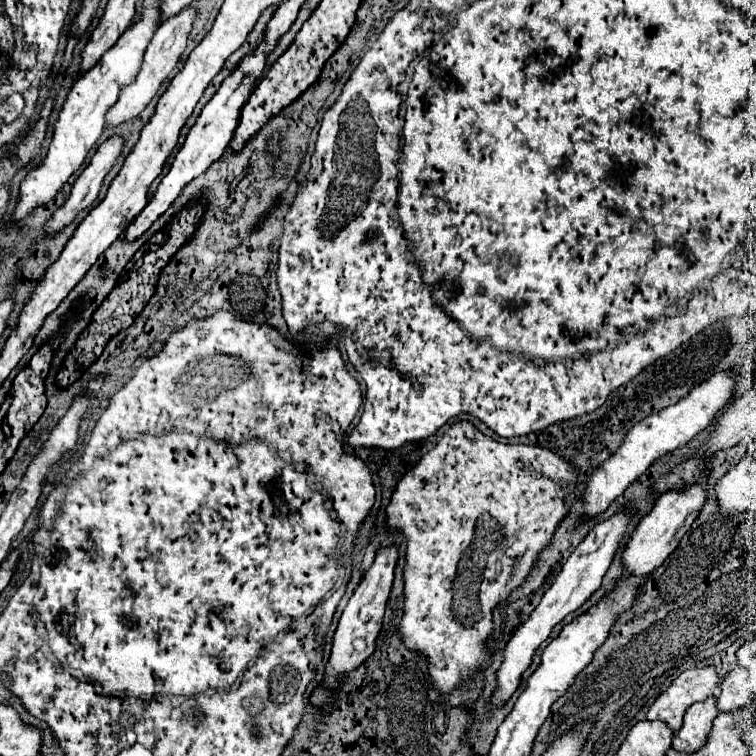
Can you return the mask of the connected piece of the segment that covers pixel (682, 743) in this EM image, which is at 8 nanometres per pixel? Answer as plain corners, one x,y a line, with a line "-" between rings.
714,698
692,704
684,714
682,728
674,734
672,748
678,752
696,752
698,748
702,748
710,732
712,720
716,716
718,716
718,708

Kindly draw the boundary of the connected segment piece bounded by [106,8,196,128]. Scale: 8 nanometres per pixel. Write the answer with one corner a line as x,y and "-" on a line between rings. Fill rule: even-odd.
184,8
178,16
172,16
170,20
166,20
166,24
160,24
158,32
154,34
154,40
150,40
150,48
146,48
146,56
142,58
142,68
138,70
138,76
134,78
132,84
122,88
114,108
110,108
110,112
106,112
106,128
112,128
112,126
118,126
118,124
122,124
126,120
136,118
148,106
148,102
158,92
160,84
168,78
168,74
176,66
176,62
180,60
180,54
186,48
186,40
188,40
194,16
196,14
194,14
192,8

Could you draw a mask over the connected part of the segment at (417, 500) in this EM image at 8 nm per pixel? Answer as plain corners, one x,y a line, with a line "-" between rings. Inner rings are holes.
456,422
454,426
448,428
448,432
440,438
440,442
426,454
422,456
422,460
400,480
392,500
390,500
390,506
386,508
386,514
388,514
388,526
392,530
402,530
404,536
408,538
408,550
406,550
406,566
404,566
404,578
406,578
406,586
404,586
404,592
406,592
406,604
404,604
404,616
402,616
402,636
404,636
404,642
406,644
412,644
412,648
416,652
422,652
424,656
428,656
428,662
430,662
430,674
436,682
436,686
442,690
442,692
450,692
458,682
464,680
464,676
468,676
468,672
474,672
478,670
480,666
488,664
488,652
486,648
482,646
486,642
486,638
490,636
492,632
492,610
498,602
502,602
502,598
506,598
506,594
510,594
516,584
520,586
528,572
534,568
534,562
538,558
538,552
552,540
552,534
556,530
556,526
560,524
560,520
566,516
568,512
568,506
566,506
566,494
574,490
574,482
576,482
576,476
578,472
574,472
574,468
562,460
560,456
556,456
554,452
546,450
546,448
540,448
540,446
524,446
524,444
502,444
502,442
496,442
488,436
484,436
482,432
478,432
470,422
-
492,520
496,520
496,524
500,526
500,540
498,544
494,546
492,550
-
516,572
516,582
510,582
512,576

